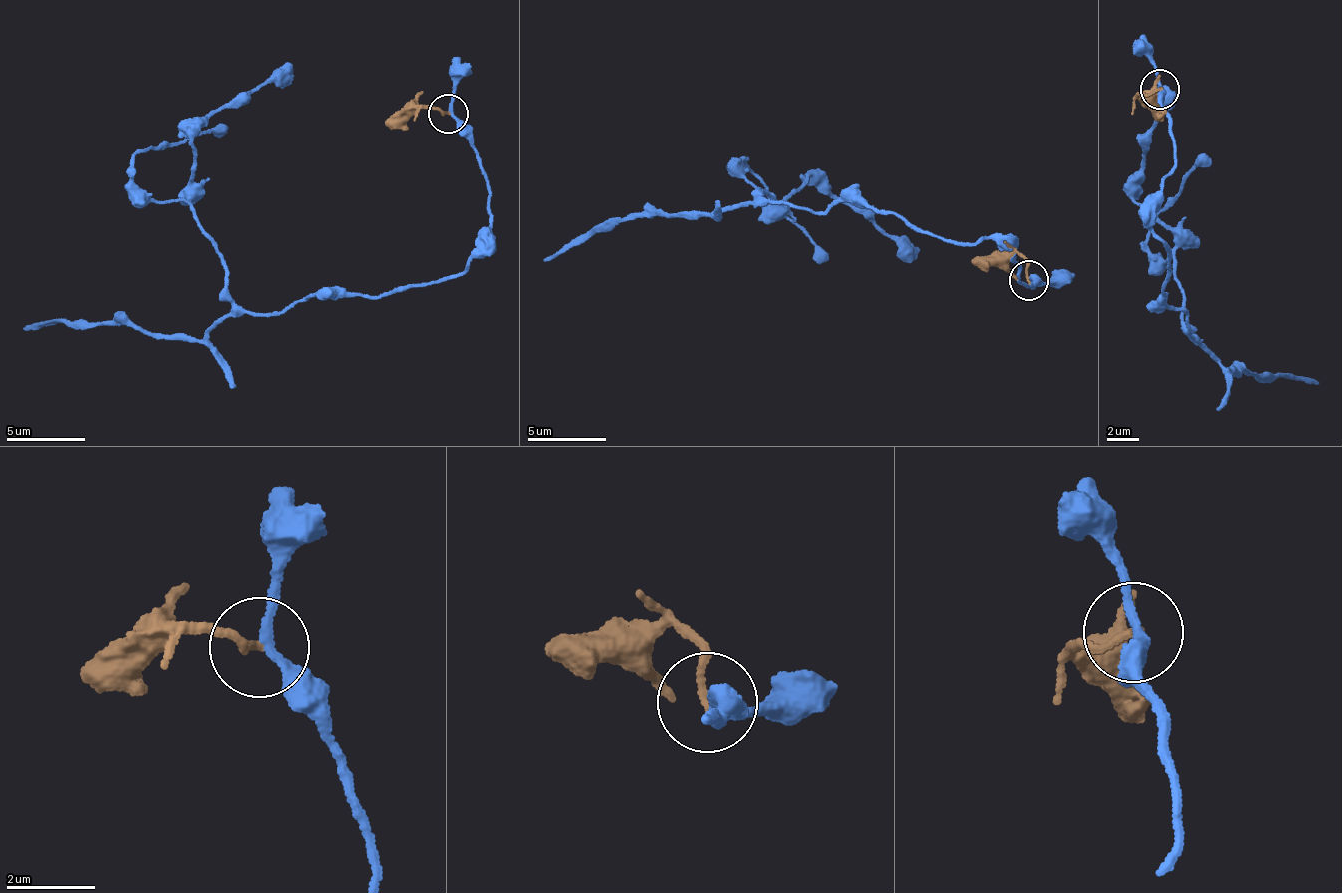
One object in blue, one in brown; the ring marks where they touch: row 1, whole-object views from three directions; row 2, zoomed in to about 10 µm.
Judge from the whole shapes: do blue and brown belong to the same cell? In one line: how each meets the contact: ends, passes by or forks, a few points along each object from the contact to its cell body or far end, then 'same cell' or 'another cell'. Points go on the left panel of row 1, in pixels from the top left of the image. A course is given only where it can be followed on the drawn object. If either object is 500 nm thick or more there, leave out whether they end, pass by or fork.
blue passes by; brown ends there; blue runs (449, 112), (491, 216), (461, 273), (276, 314), (231, 298), (196, 212), (132, 177), (144, 149), (225, 131); brown runs (449, 112), (421, 109), (392, 116), (386, 125); another cell

